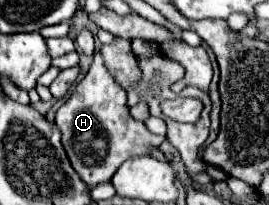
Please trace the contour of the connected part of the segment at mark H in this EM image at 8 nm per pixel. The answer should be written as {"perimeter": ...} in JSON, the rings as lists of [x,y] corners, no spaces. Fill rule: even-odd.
{"perimeter":[[[95,52],[89,72],[75,86],[69,100],[57,110],[55,124],[63,134],[63,148],[71,160],[73,170],[87,184],[87,188],[95,188],[97,184],[109,182],[115,170],[127,158],[147,154],[151,146],[159,148],[165,140],[165,137],[151,134],[143,122],[133,120],[125,102],[125,90],[107,70],[101,54]]]}

